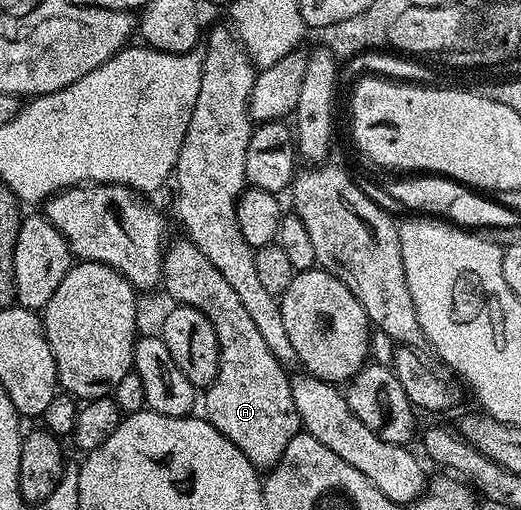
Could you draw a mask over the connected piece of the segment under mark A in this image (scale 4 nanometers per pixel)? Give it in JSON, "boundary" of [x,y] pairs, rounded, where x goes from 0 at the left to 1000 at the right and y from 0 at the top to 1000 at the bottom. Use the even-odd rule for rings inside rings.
{"boundary":[[[345,465],[317,486],[317,506],[309,510],[309,555],[334,596],[372,602],[405,629],[420,669],[420,724],[411,747],[390,775],[392,820],[401,831],[497,927],[514,927],[532,914],[551,873],[580,843],[578,820],[559,778],[557,729],[512,684],[512,669],[497,655],[497,645],[482,629],[472,602],[459,590],[451,567],[382,496],[382,488],[361,465]]]}

